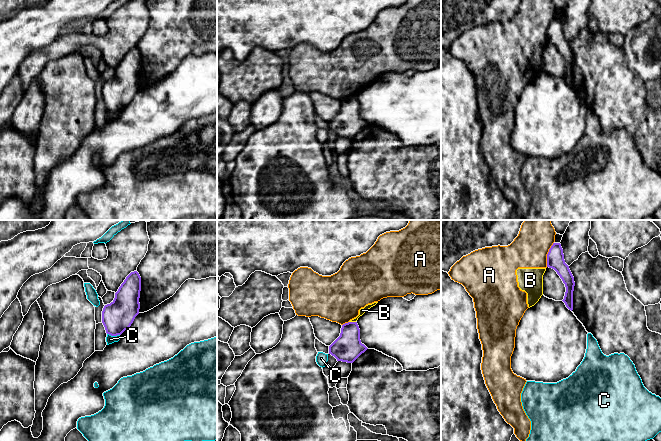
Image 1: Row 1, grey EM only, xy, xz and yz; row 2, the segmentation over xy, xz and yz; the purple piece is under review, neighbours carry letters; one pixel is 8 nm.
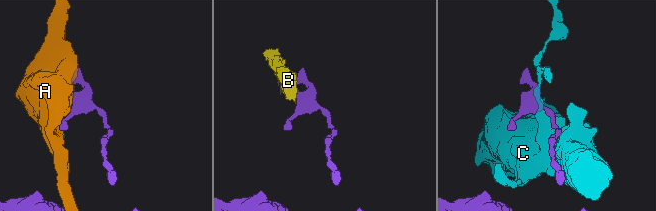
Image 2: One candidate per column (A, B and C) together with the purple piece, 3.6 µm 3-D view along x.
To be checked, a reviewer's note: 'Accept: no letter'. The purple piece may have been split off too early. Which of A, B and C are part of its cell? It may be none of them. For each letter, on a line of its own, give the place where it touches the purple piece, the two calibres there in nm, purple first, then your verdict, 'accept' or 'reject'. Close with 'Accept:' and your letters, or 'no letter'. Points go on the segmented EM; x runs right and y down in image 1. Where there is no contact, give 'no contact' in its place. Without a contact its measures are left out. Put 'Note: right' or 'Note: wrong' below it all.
A: meets purple in yz at (547, 254); 140 nm thick on the purple side, 300 nm on the other; reject
B: meets purple in xz at (352, 322); 220 nm thick on the purple side, 50 nm on the other; reject
C: meets purple in xy at (113, 335); 240 nm thick on the purple side, 70 nm on the other; reject
Accept: no letter
Note: right

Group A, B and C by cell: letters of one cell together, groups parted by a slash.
A B / C

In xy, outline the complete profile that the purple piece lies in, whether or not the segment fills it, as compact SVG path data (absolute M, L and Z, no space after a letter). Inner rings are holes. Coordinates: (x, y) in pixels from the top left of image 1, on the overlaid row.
M137 271L131 272L115 293L114 300L104 306L102 323L106 333L121 335L133 323L140 309L141 277Z

